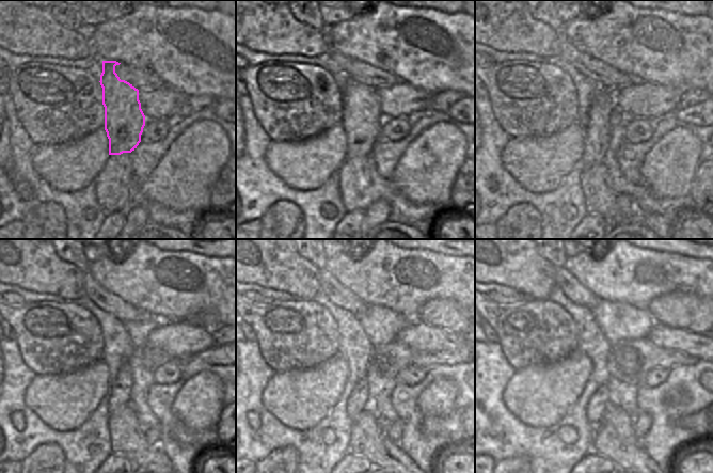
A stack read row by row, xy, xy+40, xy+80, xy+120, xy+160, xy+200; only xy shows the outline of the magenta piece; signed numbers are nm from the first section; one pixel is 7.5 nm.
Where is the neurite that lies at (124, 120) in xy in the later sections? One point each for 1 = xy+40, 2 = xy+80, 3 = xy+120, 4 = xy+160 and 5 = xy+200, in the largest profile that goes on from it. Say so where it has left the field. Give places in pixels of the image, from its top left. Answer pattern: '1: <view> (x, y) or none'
1: xy+40 (361, 117)
2: xy+80 (598, 126)
3: xy+120 (120, 393)
4: xy+160 (359, 400)
5: xy+200 (598, 404)

